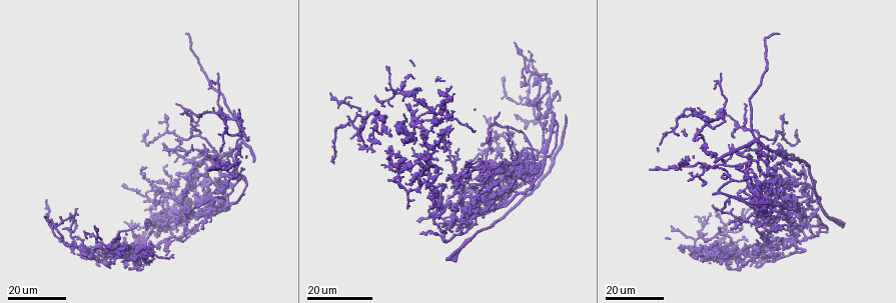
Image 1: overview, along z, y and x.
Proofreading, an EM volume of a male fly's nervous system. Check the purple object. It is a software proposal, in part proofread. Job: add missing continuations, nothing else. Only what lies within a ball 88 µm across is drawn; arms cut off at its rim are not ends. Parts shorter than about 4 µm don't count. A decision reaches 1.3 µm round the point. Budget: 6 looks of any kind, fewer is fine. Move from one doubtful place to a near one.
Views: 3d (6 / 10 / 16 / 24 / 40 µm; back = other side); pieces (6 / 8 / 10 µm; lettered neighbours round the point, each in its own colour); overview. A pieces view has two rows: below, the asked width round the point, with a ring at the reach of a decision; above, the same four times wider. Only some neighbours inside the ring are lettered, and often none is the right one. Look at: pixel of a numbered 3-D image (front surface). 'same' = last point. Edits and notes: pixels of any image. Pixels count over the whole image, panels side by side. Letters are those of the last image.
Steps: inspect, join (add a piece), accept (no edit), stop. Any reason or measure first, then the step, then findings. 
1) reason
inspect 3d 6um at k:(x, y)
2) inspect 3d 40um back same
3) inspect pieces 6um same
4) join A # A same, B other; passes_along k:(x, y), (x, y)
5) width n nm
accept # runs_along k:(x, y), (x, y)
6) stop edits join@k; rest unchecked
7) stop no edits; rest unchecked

inspect 3d 16um at 1:(189, 135)

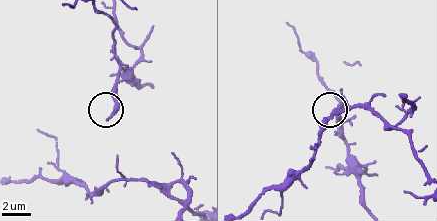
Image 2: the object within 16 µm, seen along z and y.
inspect pieces 10um at 2:(108, 120)

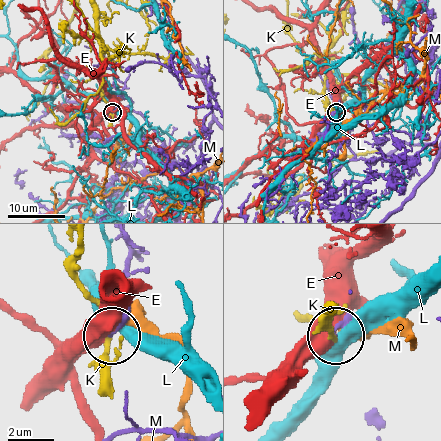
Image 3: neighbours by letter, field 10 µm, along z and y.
width 190 nm
accept # E other, K other, L other, M other; none of them fits

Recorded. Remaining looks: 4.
inspect 3d 24um at 1:(179, 177)

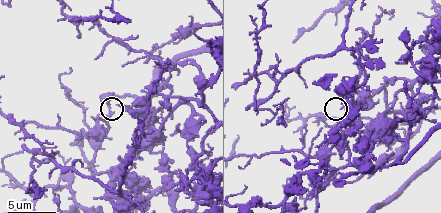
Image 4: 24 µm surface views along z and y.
inspect pieces 8um at 4:(343, 107)

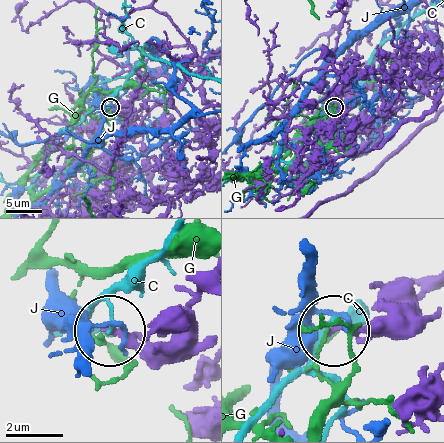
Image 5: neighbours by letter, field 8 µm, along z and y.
accept # C other, G other, J other; no lettered piece goes on from it

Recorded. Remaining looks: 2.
branch stops here
inspect 3d 16um at 1:(143, 140)

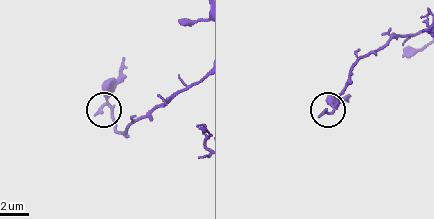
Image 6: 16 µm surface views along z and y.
inspect pieces 6um at 6:(321, 113)

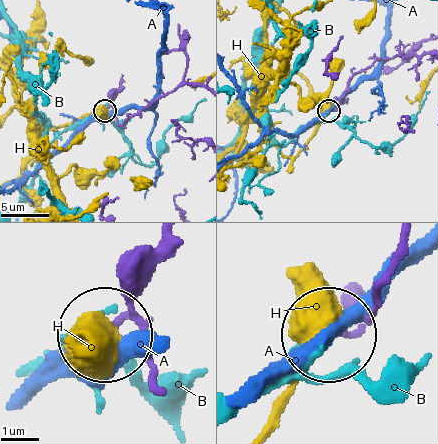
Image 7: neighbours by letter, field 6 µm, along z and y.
width 200 nm
accept # A other, B other, H other; runs_along 7:(199, 85), (177, 86), (122, 124), (110, 108), (106, 108); none of them fits

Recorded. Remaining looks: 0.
stop no edits; rest unchecked

